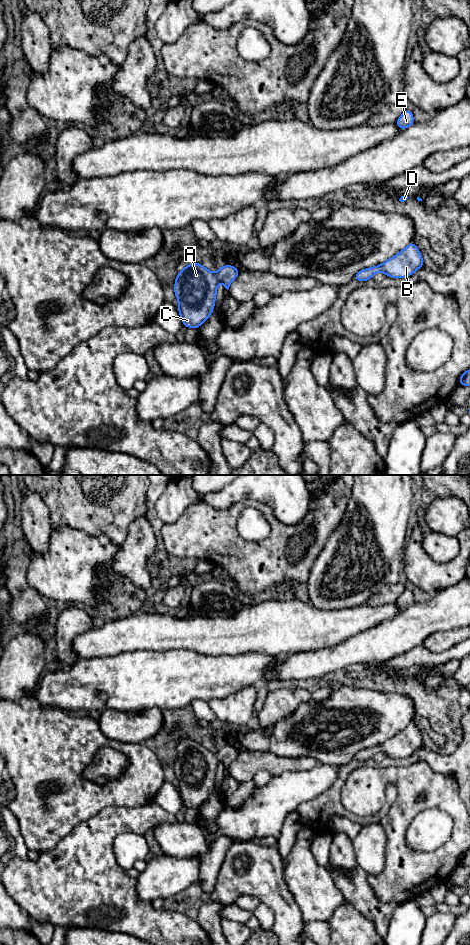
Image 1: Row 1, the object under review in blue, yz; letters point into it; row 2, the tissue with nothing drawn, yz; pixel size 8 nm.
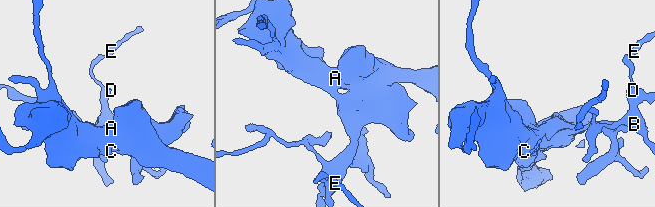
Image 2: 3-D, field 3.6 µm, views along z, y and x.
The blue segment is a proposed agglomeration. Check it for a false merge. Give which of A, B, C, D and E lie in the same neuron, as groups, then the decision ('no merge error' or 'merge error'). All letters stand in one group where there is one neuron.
A B C D E; no merge error

